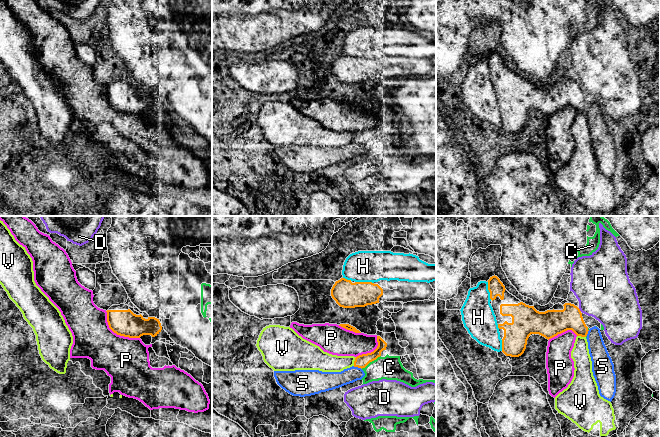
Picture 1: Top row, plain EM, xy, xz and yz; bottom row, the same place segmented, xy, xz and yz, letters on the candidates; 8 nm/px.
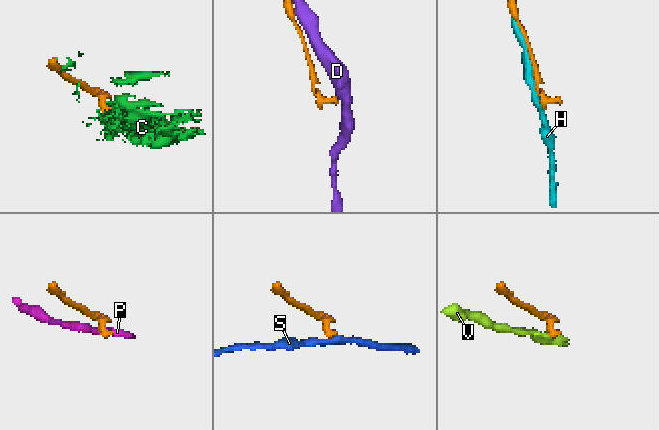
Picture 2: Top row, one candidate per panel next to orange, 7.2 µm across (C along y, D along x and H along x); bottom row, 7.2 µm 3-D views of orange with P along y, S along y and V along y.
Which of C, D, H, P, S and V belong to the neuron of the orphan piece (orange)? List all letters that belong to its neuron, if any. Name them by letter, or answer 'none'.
none

